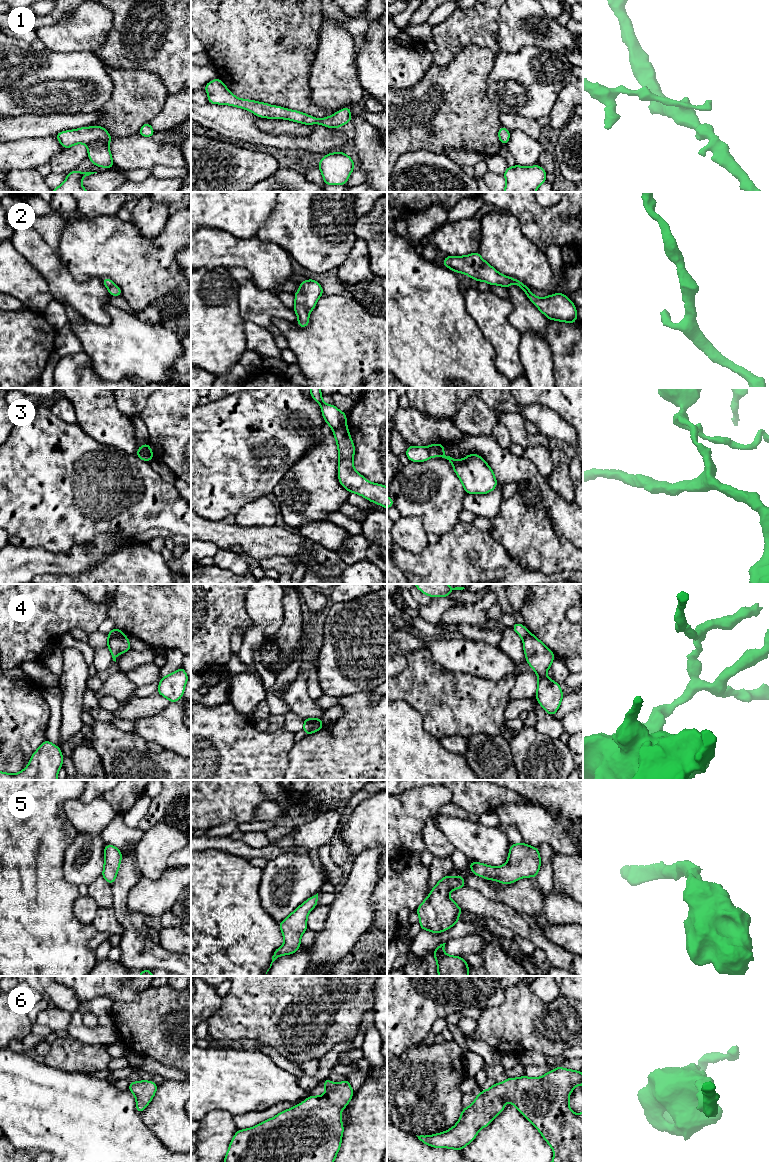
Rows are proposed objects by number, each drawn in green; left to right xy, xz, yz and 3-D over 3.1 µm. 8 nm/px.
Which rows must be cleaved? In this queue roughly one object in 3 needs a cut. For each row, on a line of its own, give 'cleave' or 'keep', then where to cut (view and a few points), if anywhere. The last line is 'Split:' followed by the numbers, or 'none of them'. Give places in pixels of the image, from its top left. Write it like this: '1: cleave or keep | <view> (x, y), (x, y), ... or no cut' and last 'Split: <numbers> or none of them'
1: keep | no cut
2: keep | no cut
3: cleave | xy (138, 450), (151, 458)
4: cleave | xy (124, 634), (108, 636)
5: keep | no cut
6: keep | no cut
Split: 3, 4

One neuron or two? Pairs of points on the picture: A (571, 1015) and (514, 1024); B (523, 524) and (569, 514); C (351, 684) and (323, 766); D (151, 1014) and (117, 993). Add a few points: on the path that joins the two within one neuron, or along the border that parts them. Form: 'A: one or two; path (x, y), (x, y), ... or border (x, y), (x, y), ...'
A: one; path (557, 1024), (528, 1024)
B: two; border (530, 505), (539, 505), (553, 529), (564, 537)
C: two; border (371, 689), (356, 691), (339, 698)
D: two; border (149, 987), (142, 990), (136, 1000), (113, 1002)

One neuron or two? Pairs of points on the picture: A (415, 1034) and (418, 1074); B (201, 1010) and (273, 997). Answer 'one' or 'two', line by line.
A: two
B: two

